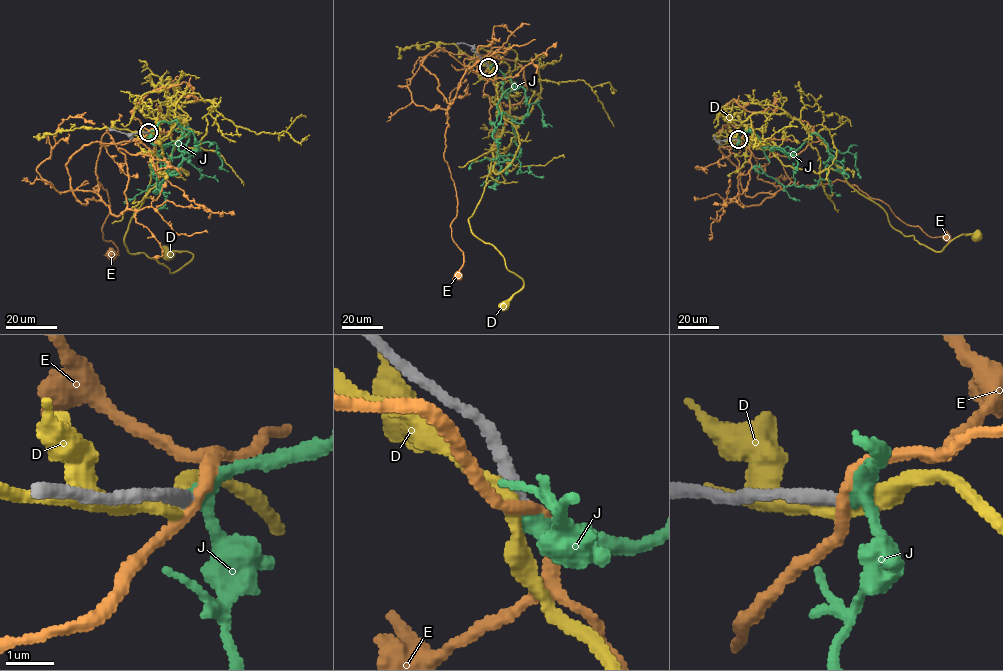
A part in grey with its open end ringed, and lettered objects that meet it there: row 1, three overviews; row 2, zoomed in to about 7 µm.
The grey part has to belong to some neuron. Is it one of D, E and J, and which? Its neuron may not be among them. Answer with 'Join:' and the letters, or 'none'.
Join: J

